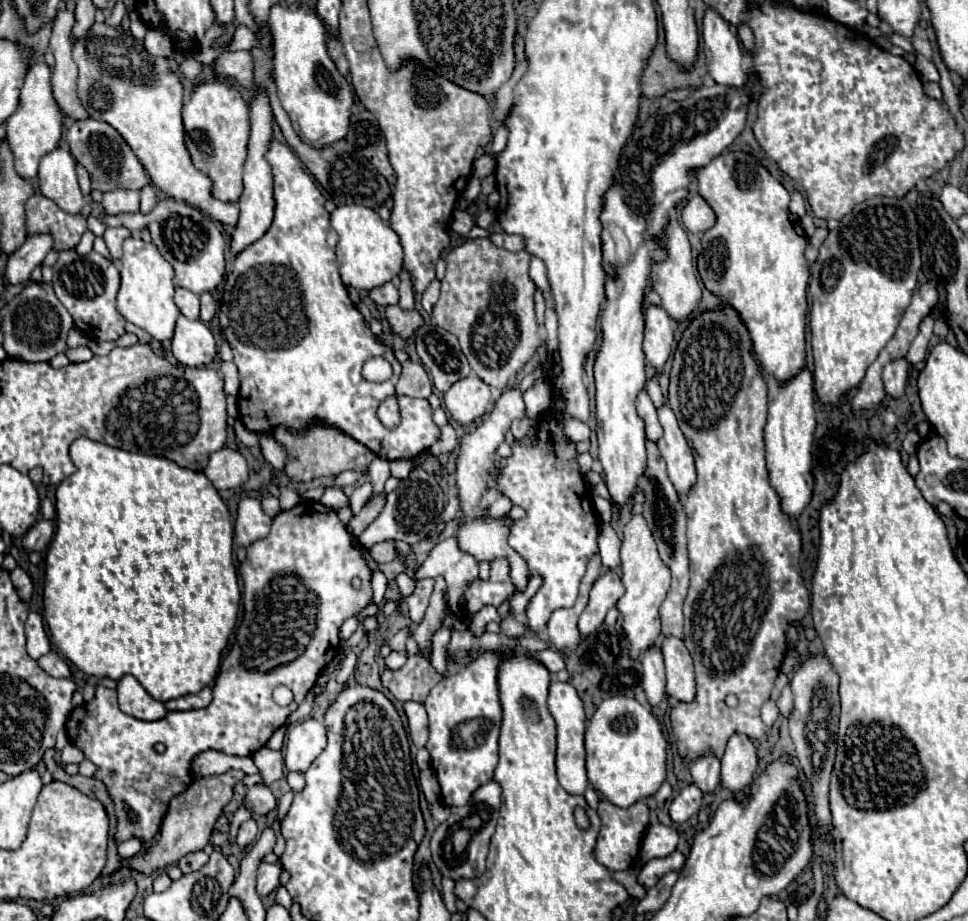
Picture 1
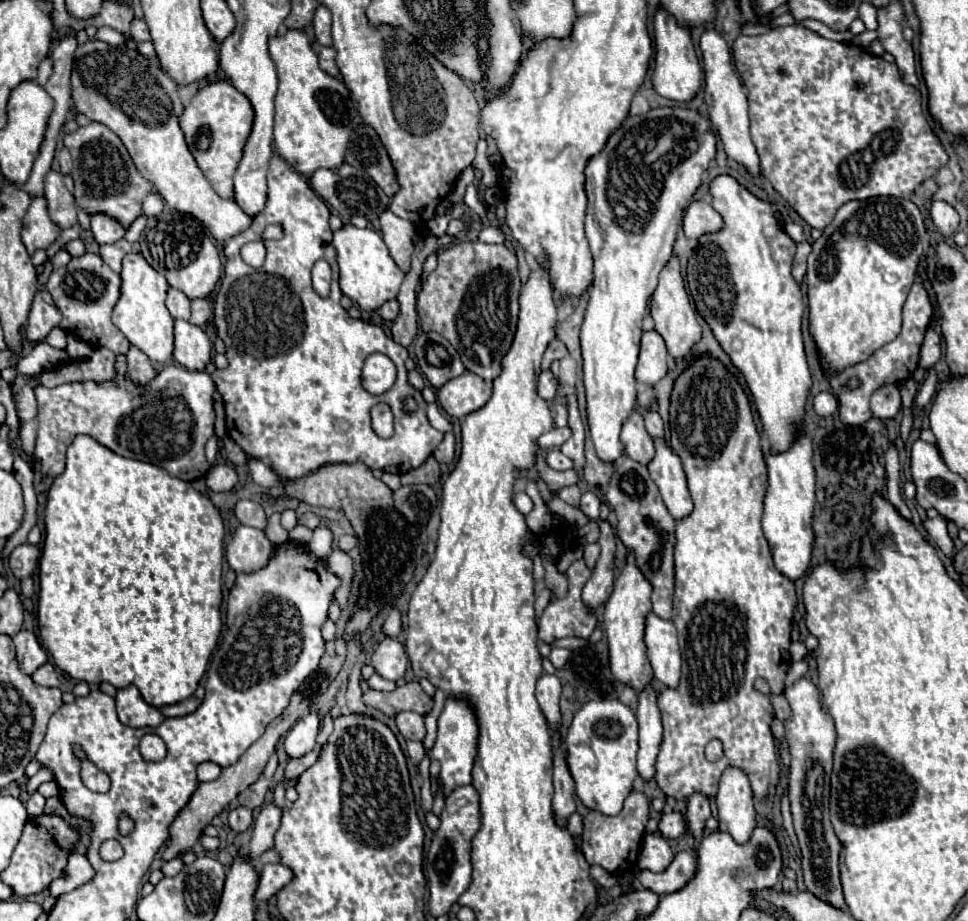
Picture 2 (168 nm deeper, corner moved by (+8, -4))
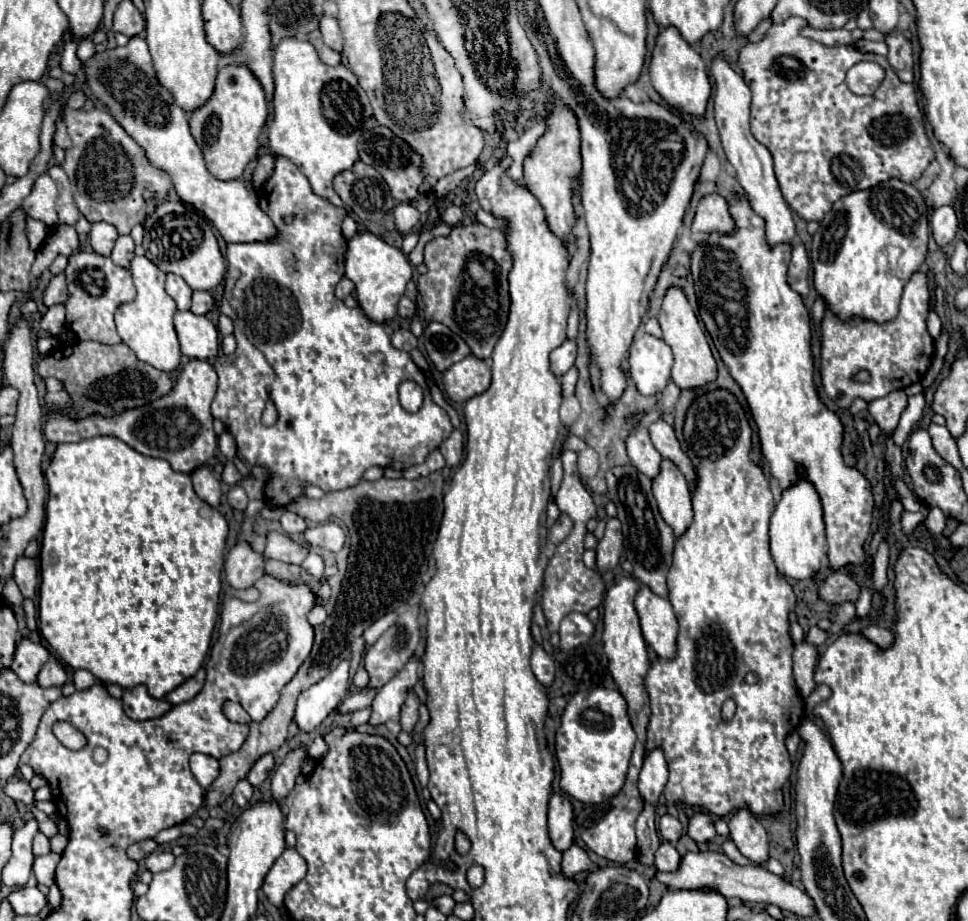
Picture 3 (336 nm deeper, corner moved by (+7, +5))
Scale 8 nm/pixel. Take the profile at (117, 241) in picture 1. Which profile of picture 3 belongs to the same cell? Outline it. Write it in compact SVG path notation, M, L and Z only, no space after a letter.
M121 235L113 247L113 253L111 253L111 259L115 265L119 267L129 267L131 265L131 257L133 257L133 239L131 235Z

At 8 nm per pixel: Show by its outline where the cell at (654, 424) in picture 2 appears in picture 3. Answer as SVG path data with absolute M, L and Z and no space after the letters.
M657 419L649 425L649 433L651 433L651 441L653 441L655 449L661 453L663 459L669 459L677 465L677 469L683 473L683 477L687 479L689 489L693 493L695 491L695 467L691 465L691 459L687 457L687 453L681 449L673 427L669 423L665 423L663 419Z

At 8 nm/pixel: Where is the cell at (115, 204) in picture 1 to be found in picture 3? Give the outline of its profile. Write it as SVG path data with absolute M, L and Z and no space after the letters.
M93 223L91 233L89 233L89 243L91 249L103 257L111 255L111 249L117 241L117 229L109 223Z

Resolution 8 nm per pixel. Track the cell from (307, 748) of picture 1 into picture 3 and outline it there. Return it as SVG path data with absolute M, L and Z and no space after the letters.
M341 661L325 679L305 689L297 699L295 721L301 731L313 731L349 693L349 661Z

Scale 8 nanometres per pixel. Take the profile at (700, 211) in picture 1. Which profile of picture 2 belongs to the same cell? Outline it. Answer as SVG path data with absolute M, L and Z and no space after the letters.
M698 200L686 208L682 228L688 238L700 238L702 234L718 232L722 228L722 218L706 200Z

